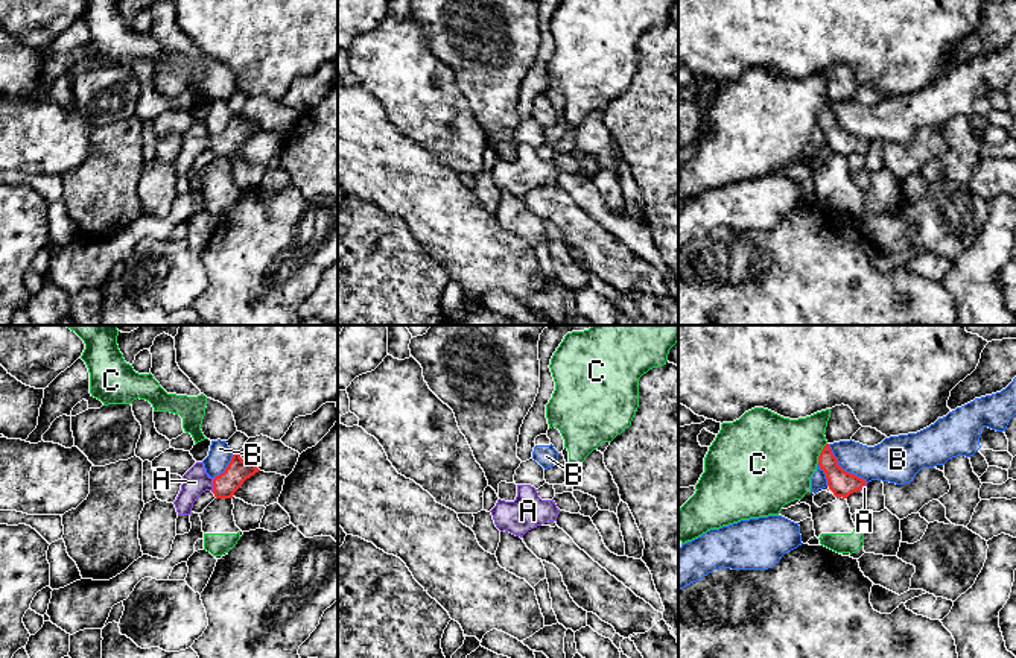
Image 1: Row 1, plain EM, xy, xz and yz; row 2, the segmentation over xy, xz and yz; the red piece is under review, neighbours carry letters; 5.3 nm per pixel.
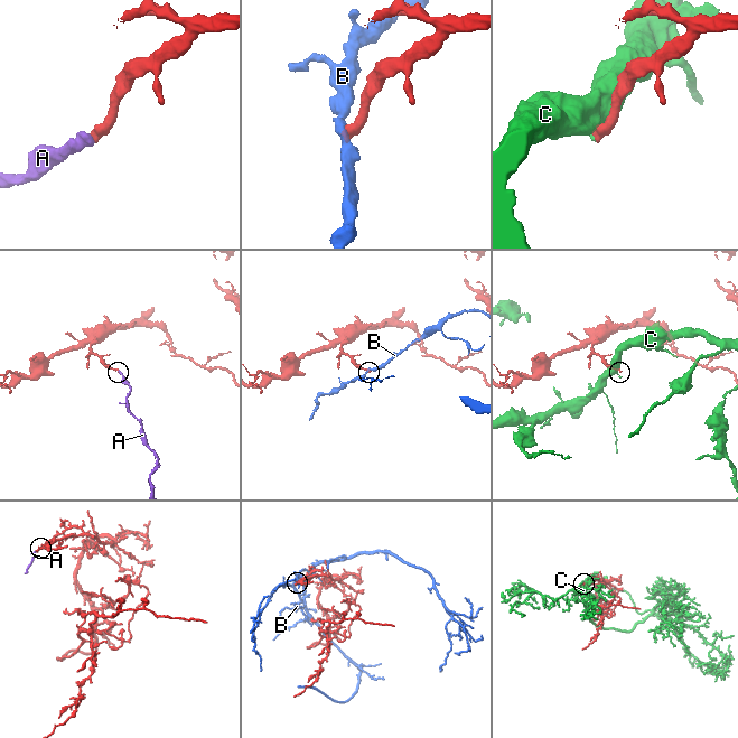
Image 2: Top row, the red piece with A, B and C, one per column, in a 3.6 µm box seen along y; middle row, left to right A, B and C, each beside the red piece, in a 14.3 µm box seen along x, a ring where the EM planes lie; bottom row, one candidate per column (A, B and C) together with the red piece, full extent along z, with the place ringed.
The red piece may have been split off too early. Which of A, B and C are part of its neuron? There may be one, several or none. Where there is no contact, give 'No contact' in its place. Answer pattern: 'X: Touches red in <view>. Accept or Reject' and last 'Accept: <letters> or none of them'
A: Touches red in xy. Accept
B: Touches red in yz. Reject
C: Touches red in yz. Reject
Accept: A

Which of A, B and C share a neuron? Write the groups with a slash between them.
A / B / C

